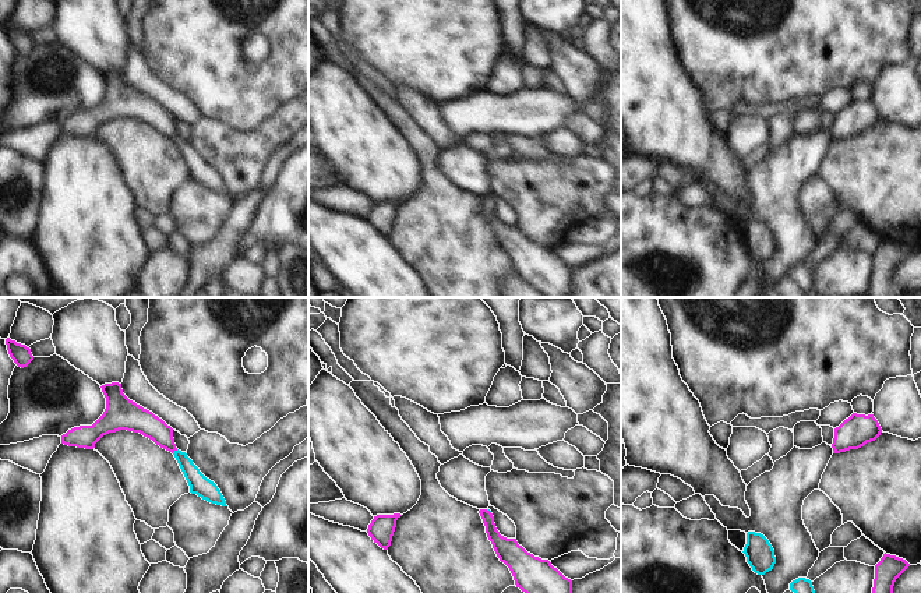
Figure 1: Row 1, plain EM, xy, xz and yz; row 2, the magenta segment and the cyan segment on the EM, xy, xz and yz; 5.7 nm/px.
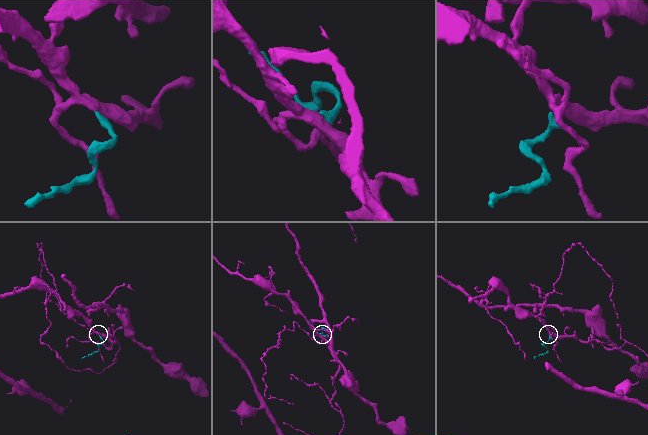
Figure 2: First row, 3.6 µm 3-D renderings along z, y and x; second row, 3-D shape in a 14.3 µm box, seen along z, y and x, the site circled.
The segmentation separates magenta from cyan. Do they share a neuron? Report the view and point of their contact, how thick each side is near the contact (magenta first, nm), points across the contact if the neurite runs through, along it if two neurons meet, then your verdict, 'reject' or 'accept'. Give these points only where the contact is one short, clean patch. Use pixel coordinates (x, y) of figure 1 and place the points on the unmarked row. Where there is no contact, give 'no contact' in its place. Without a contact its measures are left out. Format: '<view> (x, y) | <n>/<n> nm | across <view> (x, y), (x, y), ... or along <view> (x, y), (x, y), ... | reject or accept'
xy (175, 137) | 140/110 nm | across xy (144, 109), (175, 137), (198, 170) | accept

